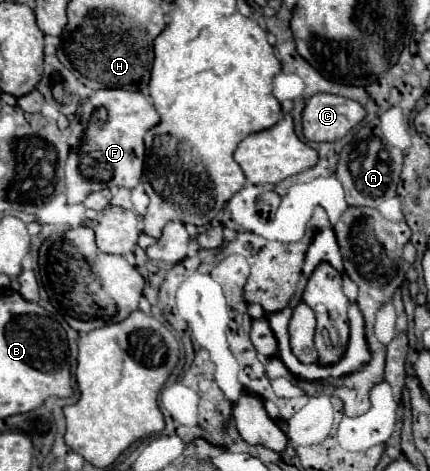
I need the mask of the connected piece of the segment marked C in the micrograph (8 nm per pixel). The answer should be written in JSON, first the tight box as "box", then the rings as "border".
{"box":[302,93,366,141],"border":[[[318,93],[306,101],[302,113],[304,137],[310,141],[336,141],[364,117],[366,111],[358,101],[332,93]]]}

